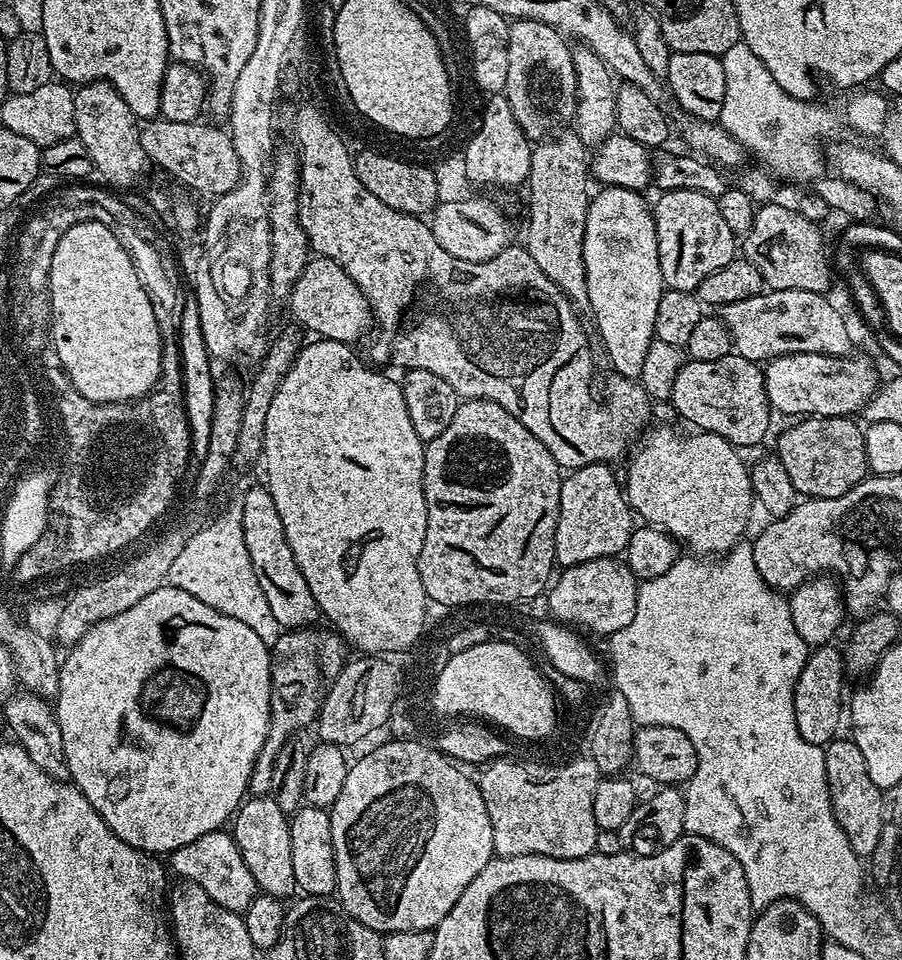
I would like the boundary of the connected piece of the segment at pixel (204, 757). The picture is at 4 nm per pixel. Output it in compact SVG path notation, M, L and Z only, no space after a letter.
M165 586L154 590L154 594L146 594L142 602L134 602L130 610L122 610L122 614L98 622L67 652L68 657L63 657L60 666L58 694L54 697L58 726L62 726L62 747L66 750L71 783L80 789L90 806L98 810L106 826L110 826L122 842L149 854L170 854L178 850L178 846L186 846L186 842L202 838L202 834L221 831L235 817L237 808L248 796L254 762L266 743L270 727L270 648L245 623L219 613L186 590Z

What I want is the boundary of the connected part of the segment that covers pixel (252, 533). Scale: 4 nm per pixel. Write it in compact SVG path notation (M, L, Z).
M264 486L245 491L243 497L242 533L271 613L284 630L315 625L321 619L320 607L314 602L314 594L310 594L310 586L306 586L306 578L302 578L302 570L298 570L298 562L294 562L294 550L286 542L286 530L282 530L274 498Z

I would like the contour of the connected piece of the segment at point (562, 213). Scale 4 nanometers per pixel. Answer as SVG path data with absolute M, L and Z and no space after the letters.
M564 130L545 138L532 149L528 188L528 241L530 258L538 262L542 274L564 292L577 313L591 313L586 288L586 266L583 265L583 234L586 216L598 185L590 167L589 149L575 131Z

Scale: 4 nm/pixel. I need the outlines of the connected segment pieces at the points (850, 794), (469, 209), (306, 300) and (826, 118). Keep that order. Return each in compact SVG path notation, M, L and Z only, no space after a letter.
M835 738L829 741L824 748L824 761L834 818L838 826L842 826L842 834L846 834L854 854L869 858L874 854L882 835L884 792L874 786L869 772L866 771L866 758L862 758L862 750L858 750L851 738Z
M484 198L439 201L428 218L428 225L438 246L463 261L486 261L496 257L512 243L514 228L505 214Z
M316 256L309 259L308 264L301 272L301 276L293 284L293 288L286 299L286 304L292 307L292 316L297 325L301 329L309 328L316 338L326 340L337 340L343 344L355 345L355 340L360 340L368 332L368 327L373 327L372 310L368 307L368 300L362 294L360 287L354 282L354 278L350 278L350 274L346 274L346 270L342 270L342 266L338 266L338 262L334 262L325 256Z
M743 42L730 46L730 50L724 52L724 55L720 57L720 61L722 62L722 70L726 70L726 102L722 102L722 114L718 121L720 127L727 130L740 143L740 147L744 149L745 153L752 155L753 152L774 175L781 176L784 180L809 180L809 182L812 182L825 175L826 164L822 159L820 139L832 128L831 114L822 105L816 104L817 102L799 100L790 94L786 94L786 90L782 90L782 86L778 86L778 82L774 82L774 74L770 74L770 70L766 70L766 65L762 63L762 58L758 58L758 54L754 54L754 50L750 50L750 46L746 46Z

